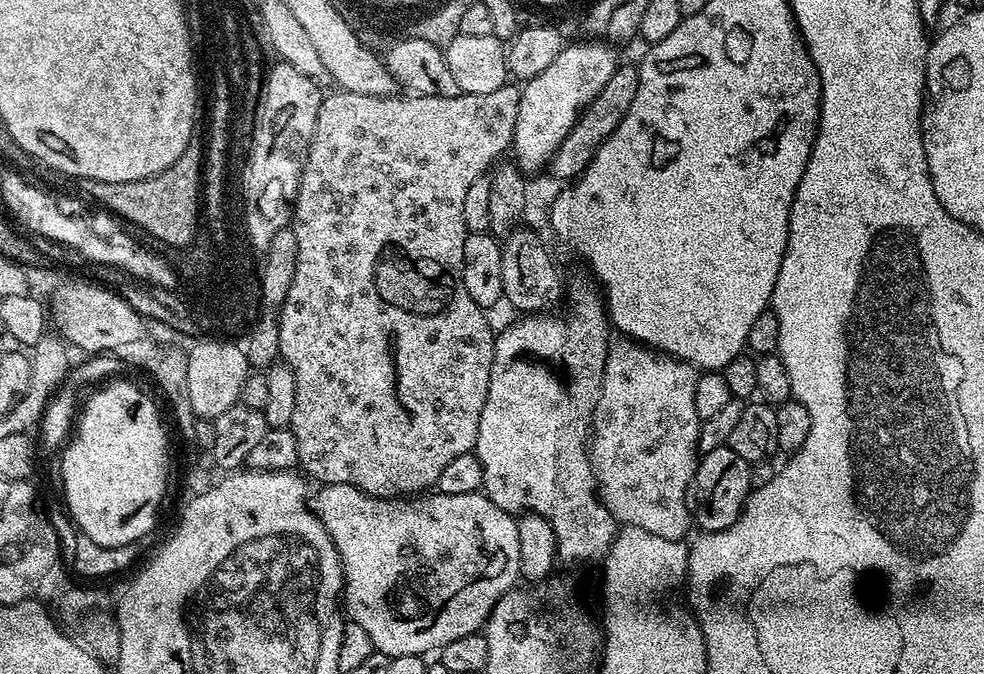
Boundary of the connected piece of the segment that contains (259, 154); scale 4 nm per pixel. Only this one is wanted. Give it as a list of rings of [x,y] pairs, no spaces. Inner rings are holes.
[[[280,62],[276,72],[263,81],[259,89],[259,101],[254,111],[259,115],[259,125],[252,131],[251,149],[246,159],[249,172],[250,194],[247,202],[251,205],[248,225],[256,244],[271,249],[276,235],[292,223],[292,210],[296,206],[296,195],[300,186],[301,157],[305,155],[308,141],[316,125],[316,109],[320,106],[322,91],[308,76],[296,68],[287,68]],[[276,108],[281,108],[276,116]]]

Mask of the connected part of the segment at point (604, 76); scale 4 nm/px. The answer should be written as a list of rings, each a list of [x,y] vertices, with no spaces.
[[[565,43],[562,54],[542,70],[533,80],[523,85],[518,106],[518,122],[514,126],[511,151],[516,152],[515,163],[524,174],[549,167],[552,155],[562,146],[562,138],[570,134],[574,122],[595,96],[610,82],[618,67],[616,52],[611,43]]]

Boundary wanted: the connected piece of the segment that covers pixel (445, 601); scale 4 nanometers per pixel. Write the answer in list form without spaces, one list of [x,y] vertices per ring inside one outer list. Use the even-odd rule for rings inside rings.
[[[326,484],[314,496],[314,511],[322,526],[330,534],[334,546],[340,555],[344,567],[344,591],[342,608],[347,619],[362,626],[369,635],[373,649],[393,658],[400,655],[416,655],[423,657],[426,652],[438,652],[450,642],[466,635],[479,633],[487,623],[493,607],[512,590],[520,576],[519,545],[517,519],[498,506],[495,506],[483,493],[464,495],[442,495],[437,492],[421,495],[419,498],[385,498],[371,496],[349,484]]]

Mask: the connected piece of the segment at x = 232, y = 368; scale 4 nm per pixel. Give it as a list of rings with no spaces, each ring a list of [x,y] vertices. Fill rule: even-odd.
[[[200,338],[189,350],[187,367],[187,392],[190,394],[193,412],[197,418],[215,421],[226,410],[240,404],[242,382],[249,374],[246,357],[242,355],[239,343],[228,341],[228,338]]]

